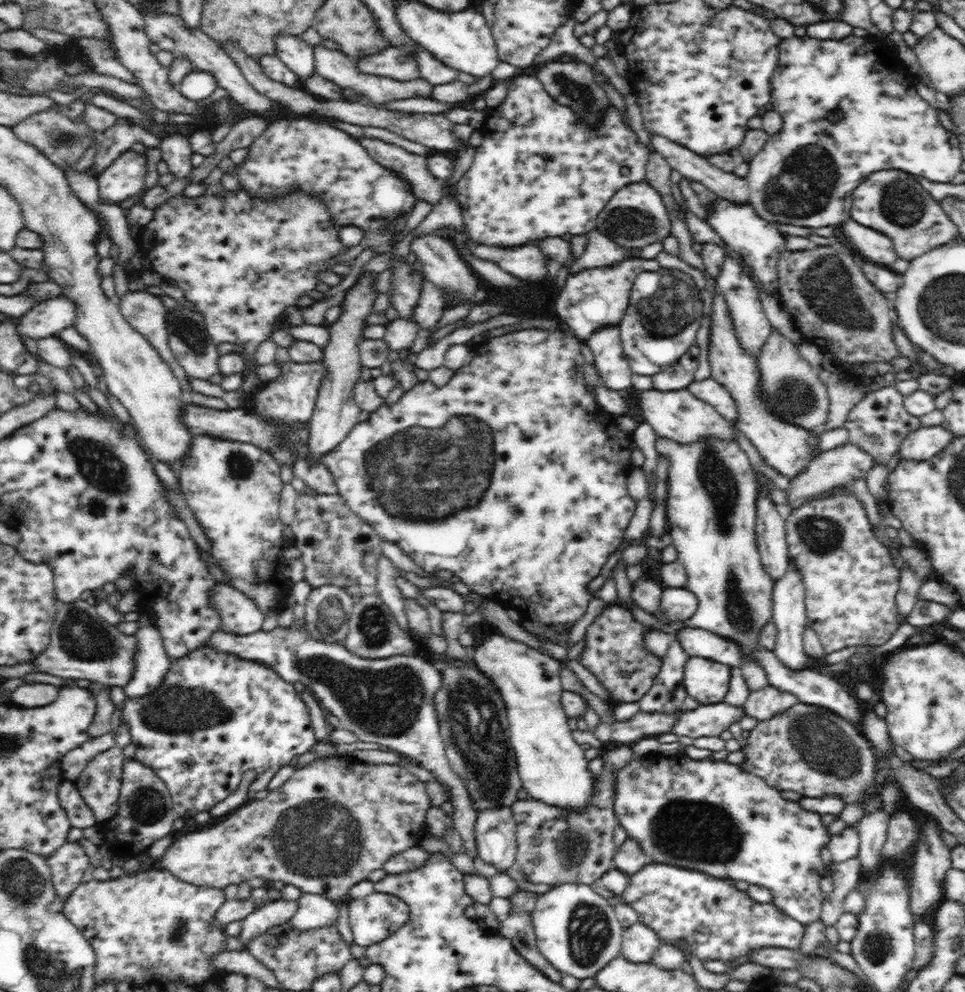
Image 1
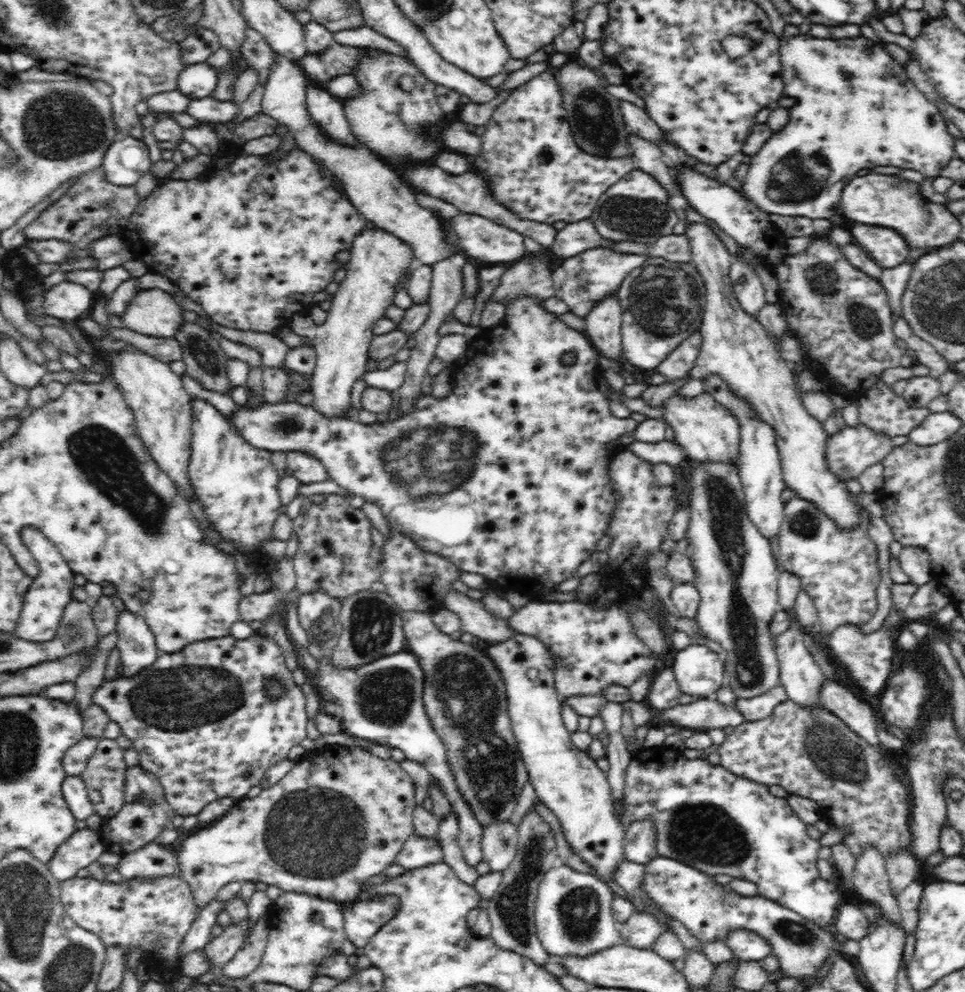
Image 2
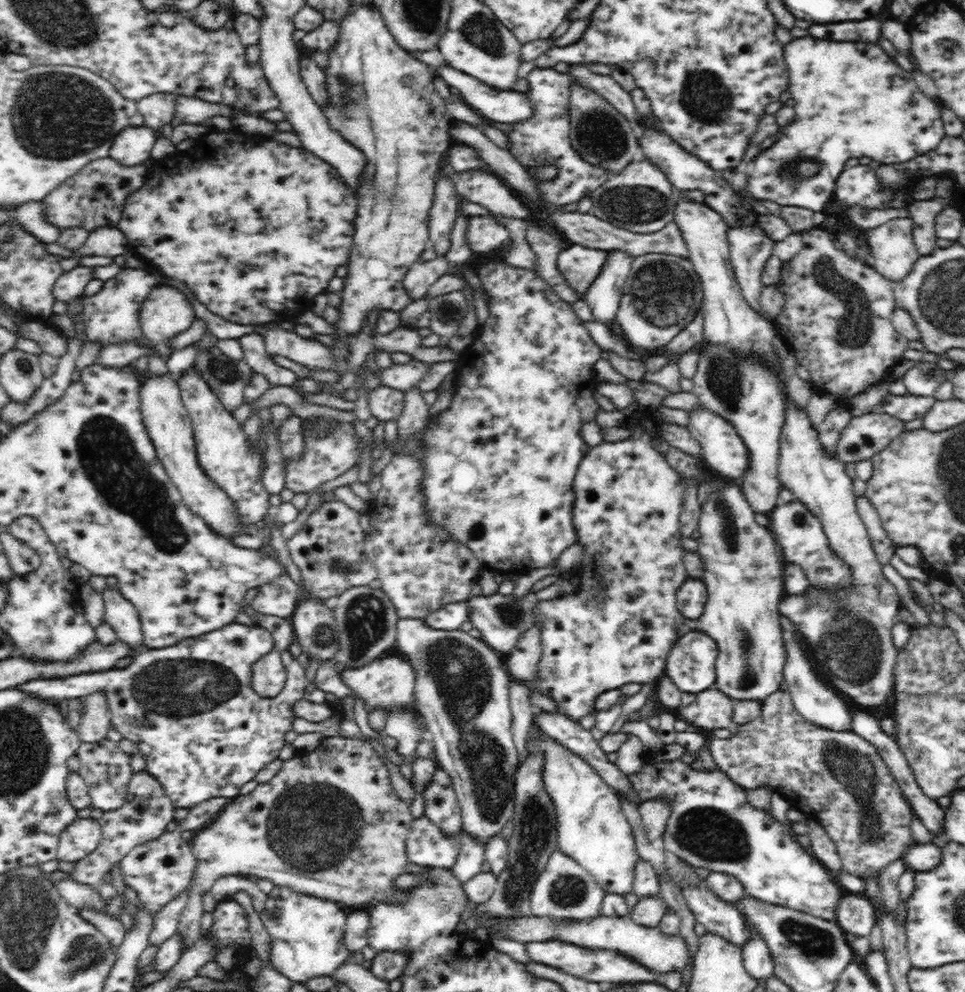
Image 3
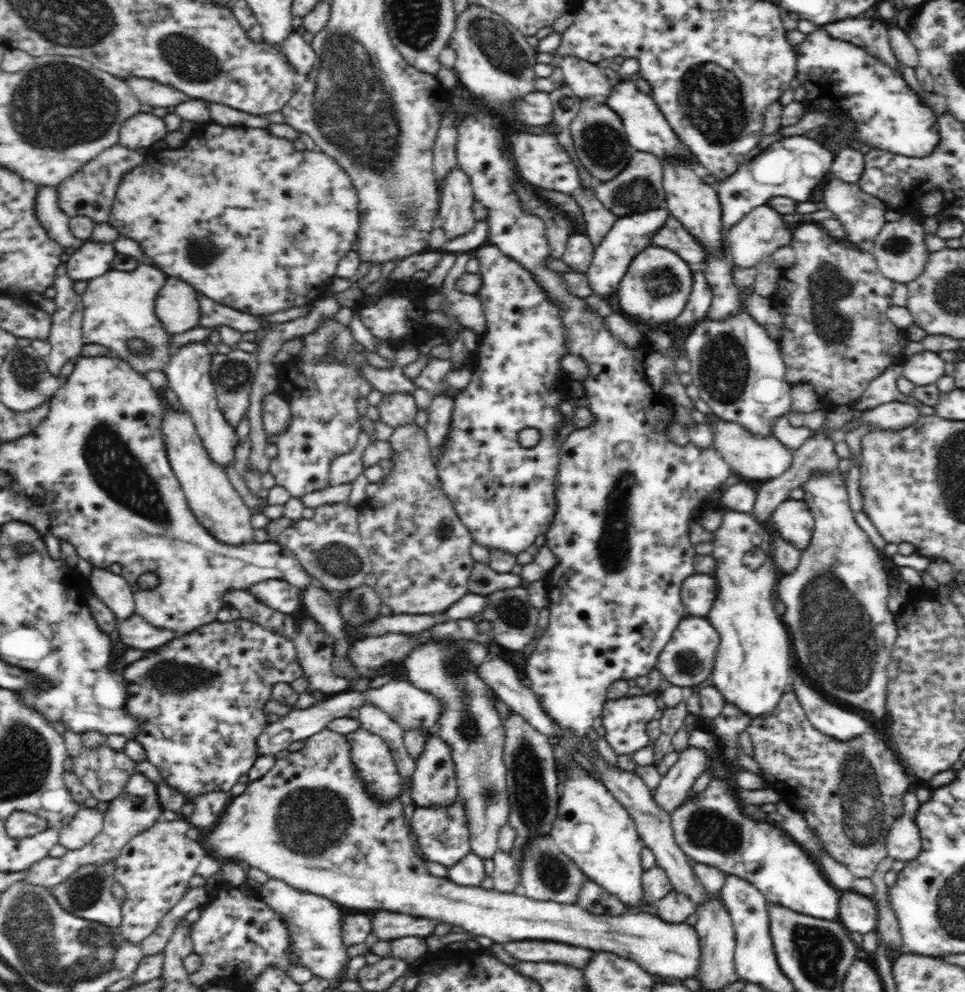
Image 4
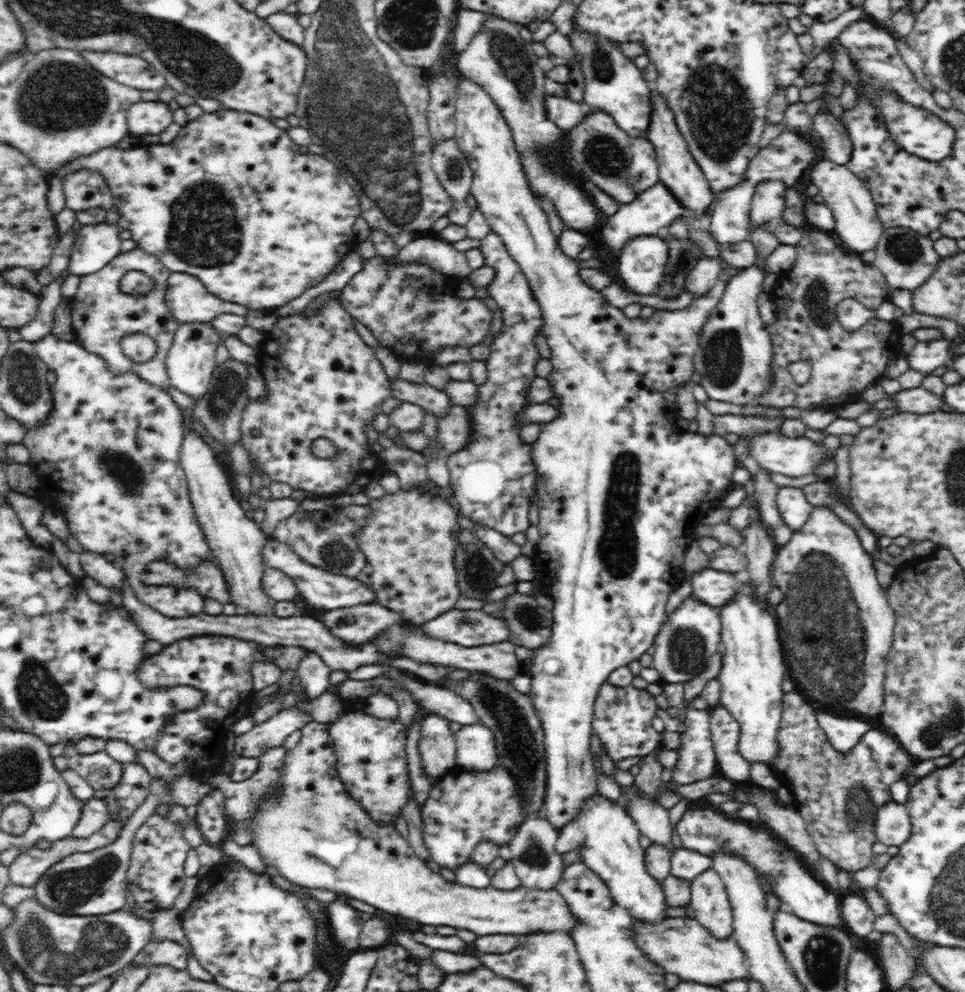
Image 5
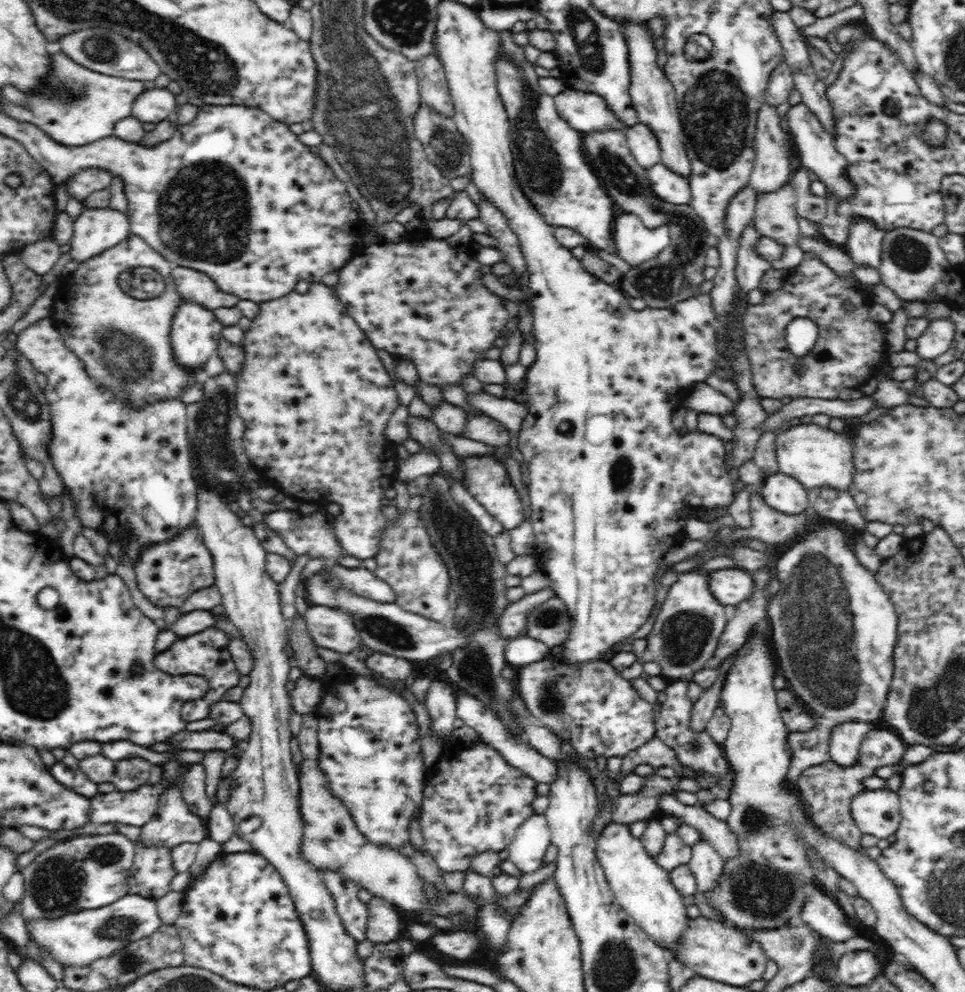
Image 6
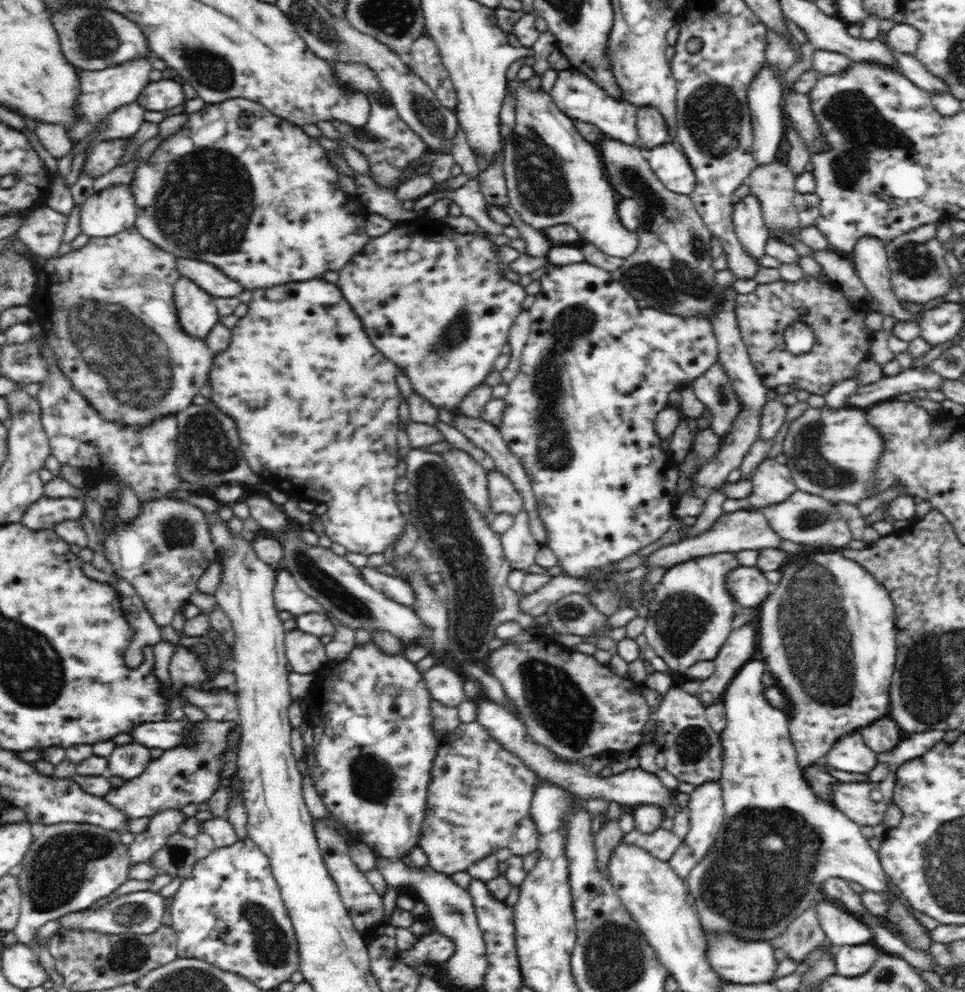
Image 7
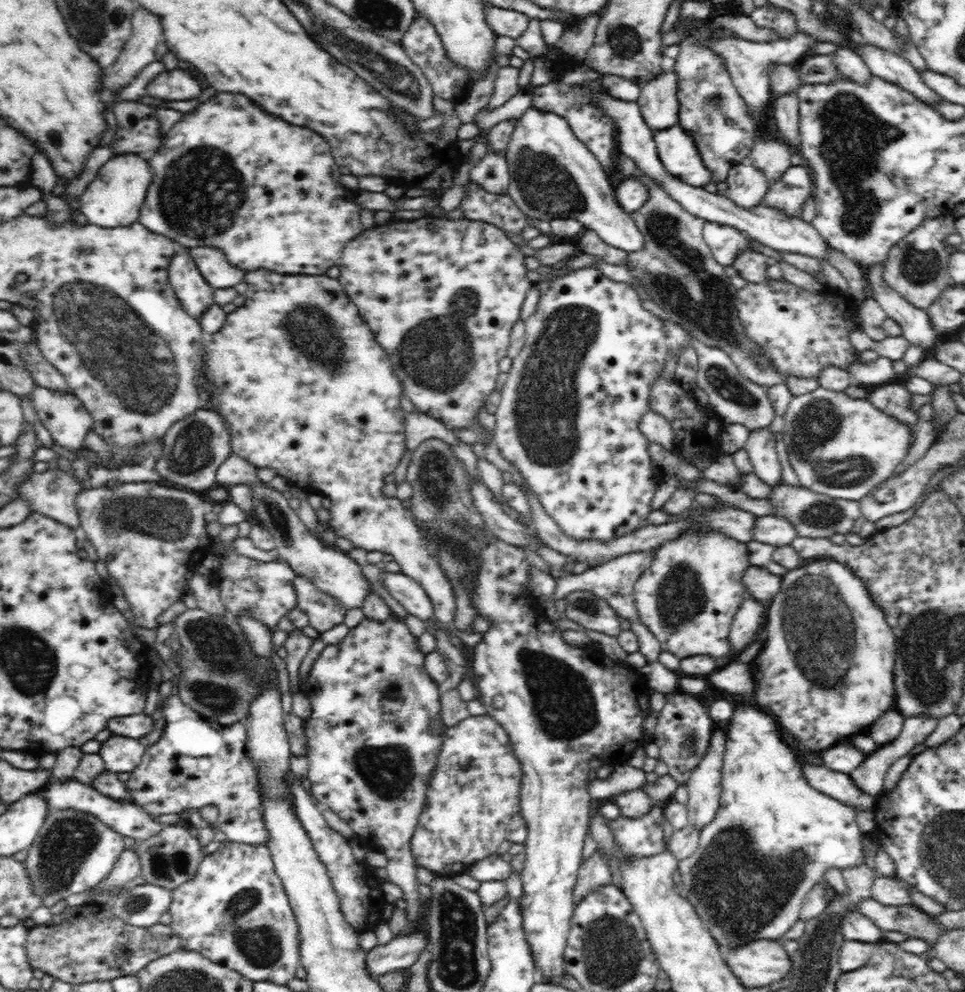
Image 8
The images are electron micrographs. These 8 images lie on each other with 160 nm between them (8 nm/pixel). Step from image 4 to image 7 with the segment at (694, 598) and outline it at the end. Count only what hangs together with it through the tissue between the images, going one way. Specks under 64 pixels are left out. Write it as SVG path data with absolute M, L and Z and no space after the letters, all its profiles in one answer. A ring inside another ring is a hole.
M739 566L727 574L727 589L740 606L758 608L773 588L756 566Z

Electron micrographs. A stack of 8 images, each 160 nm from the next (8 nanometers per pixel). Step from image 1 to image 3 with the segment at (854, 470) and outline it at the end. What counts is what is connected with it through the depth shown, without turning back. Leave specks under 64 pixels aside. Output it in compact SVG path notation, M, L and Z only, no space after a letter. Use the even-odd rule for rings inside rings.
M874 410L854 416L841 430L834 456L842 463L856 464L868 460L904 431L904 422Z

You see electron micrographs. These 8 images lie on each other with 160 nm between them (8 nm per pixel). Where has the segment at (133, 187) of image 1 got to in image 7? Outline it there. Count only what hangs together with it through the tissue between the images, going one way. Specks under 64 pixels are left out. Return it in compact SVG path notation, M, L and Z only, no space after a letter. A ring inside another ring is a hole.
M174 80L149 82L137 98L137 103L144 110L154 110L154 112L174 108L174 106L178 106L184 101L182 86Z

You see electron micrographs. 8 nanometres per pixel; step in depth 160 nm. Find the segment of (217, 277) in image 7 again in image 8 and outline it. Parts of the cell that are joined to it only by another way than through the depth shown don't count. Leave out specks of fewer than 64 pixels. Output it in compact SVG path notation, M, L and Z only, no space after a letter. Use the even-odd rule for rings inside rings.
M198 246L190 249L200 275L212 288L232 288L245 281L245 273L236 269L216 247Z

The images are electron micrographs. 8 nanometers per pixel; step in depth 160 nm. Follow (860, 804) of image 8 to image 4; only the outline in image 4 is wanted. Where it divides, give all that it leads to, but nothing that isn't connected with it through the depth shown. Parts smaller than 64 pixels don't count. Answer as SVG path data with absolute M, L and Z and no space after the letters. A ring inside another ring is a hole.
M906 814L894 820L886 842L888 855L894 861L908 863L922 853L922 839L918 825Z

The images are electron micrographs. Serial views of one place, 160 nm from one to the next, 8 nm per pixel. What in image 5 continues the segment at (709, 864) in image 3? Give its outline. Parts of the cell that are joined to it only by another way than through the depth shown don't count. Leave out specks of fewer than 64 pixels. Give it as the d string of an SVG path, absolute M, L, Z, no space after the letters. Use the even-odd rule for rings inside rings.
M700 806L694 810L687 809L674 829L677 844L684 849L708 857L722 849L724 853L738 855L740 859L750 863L753 870L769 882L769 890L798 918L820 926L844 928L838 896L832 891L828 892L828 887L817 875L805 863L798 862L791 850L785 848L765 828L755 827L745 820L738 820L714 808Z

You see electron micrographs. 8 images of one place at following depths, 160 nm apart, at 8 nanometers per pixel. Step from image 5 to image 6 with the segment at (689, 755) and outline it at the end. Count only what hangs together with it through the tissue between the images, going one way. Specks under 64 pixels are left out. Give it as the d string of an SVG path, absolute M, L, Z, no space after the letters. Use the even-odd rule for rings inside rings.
M747 642L732 652L720 666L718 666L718 678L716 682L702 691L702 696L694 702L692 707L692 718L690 718L691 731L694 733L702 733L706 730L709 721L713 718L714 712L721 704L720 695L724 679L726 678L728 669L733 665L736 655L739 655L746 647L750 647Z

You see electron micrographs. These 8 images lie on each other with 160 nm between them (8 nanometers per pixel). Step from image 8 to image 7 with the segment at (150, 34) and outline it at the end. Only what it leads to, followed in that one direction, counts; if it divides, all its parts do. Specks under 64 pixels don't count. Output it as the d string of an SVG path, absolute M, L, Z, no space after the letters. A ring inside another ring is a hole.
M148 50L149 54L138 58L138 60L130 60L118 66L108 66L102 70L78 70L78 78L80 78L80 98L77 98L75 104L75 115L77 119L75 123L67 130L67 137L78 144L84 138L88 138L96 126L105 118L109 117L114 110L118 110L120 106L132 104L137 102L137 98L141 90L150 82L148 74L152 70L152 52Z

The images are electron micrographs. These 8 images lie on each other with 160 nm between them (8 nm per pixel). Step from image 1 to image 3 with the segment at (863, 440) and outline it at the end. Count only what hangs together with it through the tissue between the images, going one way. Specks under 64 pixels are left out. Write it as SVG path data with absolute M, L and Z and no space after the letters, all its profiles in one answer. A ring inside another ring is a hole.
M888 393L876 410L906 423L916 418L923 418L935 402L936 399L933 396L914 396L912 394L898 396Z

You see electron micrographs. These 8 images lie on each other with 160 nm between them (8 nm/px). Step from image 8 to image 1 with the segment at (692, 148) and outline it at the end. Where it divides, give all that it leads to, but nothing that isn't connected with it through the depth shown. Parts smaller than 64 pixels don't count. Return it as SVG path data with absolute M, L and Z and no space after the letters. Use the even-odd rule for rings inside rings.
M604 326L596 330L585 343L593 352L596 372L606 388L618 392L632 388L633 373L624 354L618 326Z

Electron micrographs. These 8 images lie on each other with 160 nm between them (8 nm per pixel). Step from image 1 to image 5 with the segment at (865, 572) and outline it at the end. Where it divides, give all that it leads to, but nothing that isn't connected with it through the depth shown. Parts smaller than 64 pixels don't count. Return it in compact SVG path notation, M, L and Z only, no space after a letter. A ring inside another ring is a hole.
M780 487L776 495L776 502L781 518L793 532L804 526L814 510L814 506L808 502L800 488Z

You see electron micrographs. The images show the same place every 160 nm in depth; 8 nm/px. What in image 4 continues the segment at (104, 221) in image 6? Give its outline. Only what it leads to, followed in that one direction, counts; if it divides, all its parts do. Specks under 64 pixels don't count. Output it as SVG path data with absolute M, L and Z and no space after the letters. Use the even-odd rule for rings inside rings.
M92 238L83 242L83 246L76 249L70 256L64 271L73 283L92 281L103 276L112 268L116 258L116 250L108 243L94 243Z

